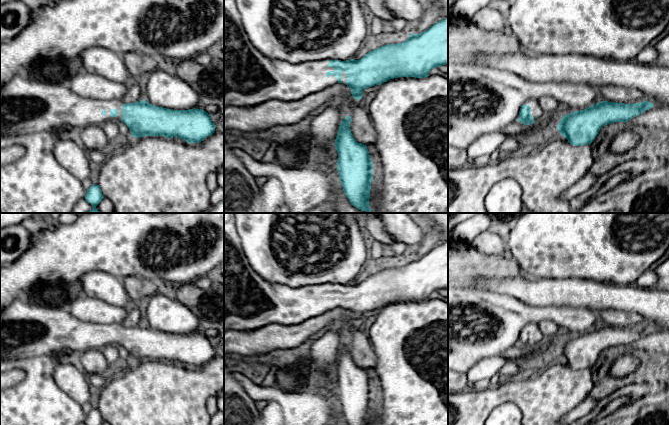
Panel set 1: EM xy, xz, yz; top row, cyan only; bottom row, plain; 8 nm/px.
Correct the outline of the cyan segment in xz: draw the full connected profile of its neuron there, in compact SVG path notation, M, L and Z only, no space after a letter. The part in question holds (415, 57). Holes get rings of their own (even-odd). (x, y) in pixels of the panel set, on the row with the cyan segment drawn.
M224 0L224 107L227 106L236 106L236 107L249 107L254 106L260 103L263 103L265 101L268 101L270 99L278 99L282 101L297 101L307 95L310 95L312 93L316 93L318 91L322 91L326 89L327 87L342 83L346 84L351 89L352 96L360 100L363 96L362 92L365 88L372 87L375 85L381 85L384 82L387 82L390 79L398 78L398 77L415 77L415 78L423 78L428 77L429 72L431 69L440 67L442 65L448 64L448 17L445 19L442 19L441 21L435 23L433 26L431 26L428 30L420 33L420 34L413 34L411 33L409 38L405 40L402 43L397 44L387 44L384 46L381 46L375 50L372 50L368 52L364 57L362 57L359 60L317 60L317 61L308 61L305 63L300 64L292 64L281 60L275 60L271 59L269 57L264 56L262 53L260 53L250 42L241 21L241 16L239 14L239 11L237 9L237 5L235 3L235 0Z

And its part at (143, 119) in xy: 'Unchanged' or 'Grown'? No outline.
Grown

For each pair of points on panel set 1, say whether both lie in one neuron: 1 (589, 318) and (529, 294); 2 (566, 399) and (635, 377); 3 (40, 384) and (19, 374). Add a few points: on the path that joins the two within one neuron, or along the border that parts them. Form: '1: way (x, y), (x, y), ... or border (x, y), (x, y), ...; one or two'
1: border (535, 306), (571, 305), (581, 308); two
2: border (589, 369), (592, 375), (590, 394); two
3: border (23, 369), (24, 377), (10, 387); two

